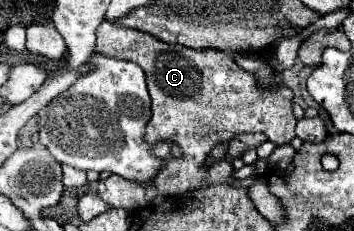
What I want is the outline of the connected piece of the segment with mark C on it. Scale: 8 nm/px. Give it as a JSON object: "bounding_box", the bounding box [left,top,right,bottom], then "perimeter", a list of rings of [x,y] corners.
{"bounding_box":[93,21,297,197],"perimeter":[[[103,21],[95,35],[97,35],[95,49],[93,49],[95,53],[115,57],[115,59],[135,61],[139,67],[143,67],[147,75],[147,87],[151,95],[151,119],[145,129],[145,141],[153,144],[159,139],[171,139],[175,145],[183,149],[183,157],[169,161],[169,167],[165,167],[163,173],[159,171],[159,175],[155,177],[155,187],[159,189],[159,193],[173,197],[197,189],[199,183],[234,183],[235,179],[231,176],[234,168],[229,158],[226,157],[223,161],[215,163],[209,171],[205,171],[203,165],[215,145],[227,143],[229,139],[233,139],[243,131],[265,131],[269,141],[275,141],[275,145],[291,143],[291,139],[295,137],[297,119],[291,109],[293,93],[283,85],[275,85],[275,93],[259,93],[259,89],[255,89],[255,81],[251,81],[251,73],[241,69],[229,53],[213,51],[213,49],[195,51],[183,45],[169,45],[163,41],[159,43],[159,39],[149,37],[149,33],[127,29],[115,25],[113,21]]]}

